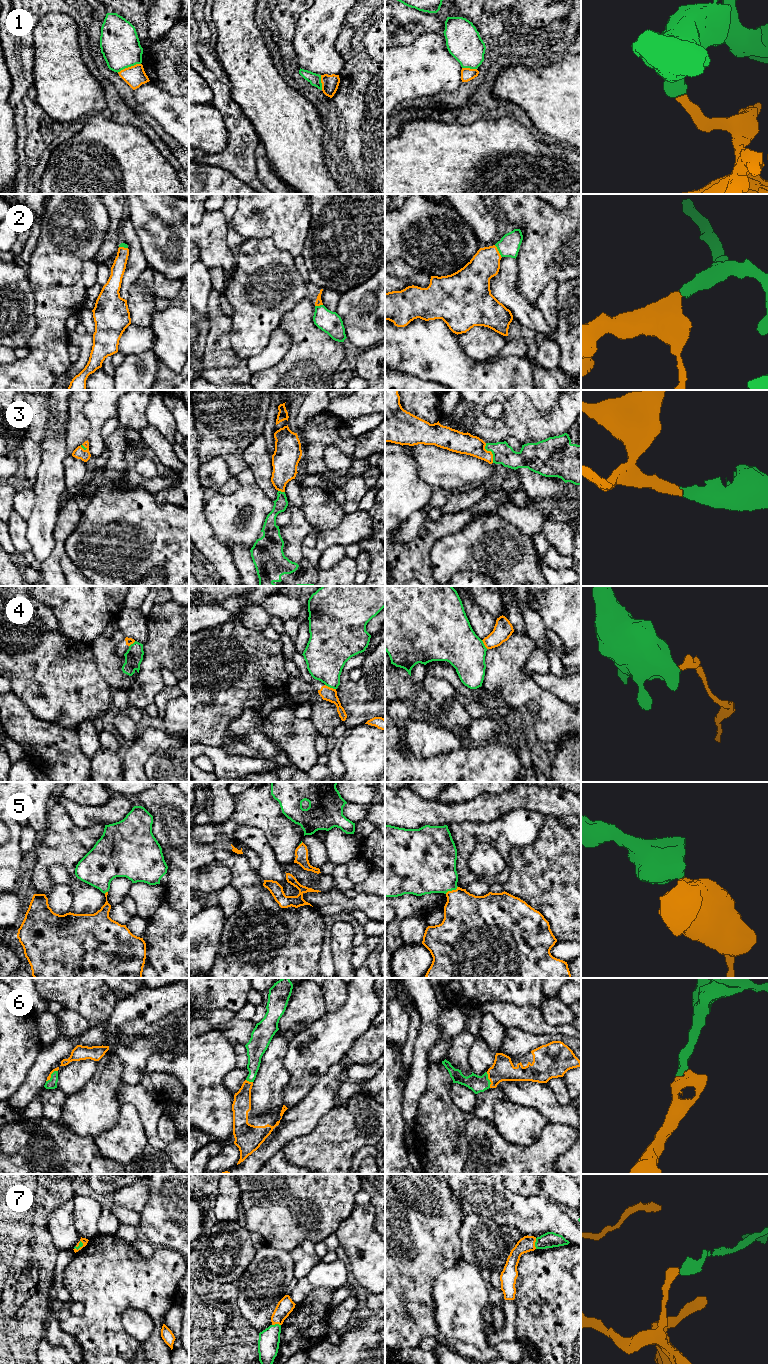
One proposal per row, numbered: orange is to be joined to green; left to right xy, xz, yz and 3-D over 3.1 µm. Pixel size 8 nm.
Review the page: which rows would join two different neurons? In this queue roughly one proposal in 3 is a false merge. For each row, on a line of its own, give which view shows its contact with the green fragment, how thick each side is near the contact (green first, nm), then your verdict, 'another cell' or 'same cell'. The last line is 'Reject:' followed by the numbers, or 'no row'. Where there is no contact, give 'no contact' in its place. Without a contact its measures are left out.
1: xy | 320/170 nm | another cell
2: yz | 170/240 nm | same cell
3: yz | 160/180 nm | same cell
4: xz | 320/110 nm | another cell
5: yz | 420/360 nm | same cell
6: yz | 140/180 nm | same cell
7: yz | 130/130 nm | another cell
Reject: 1, 4, 7

